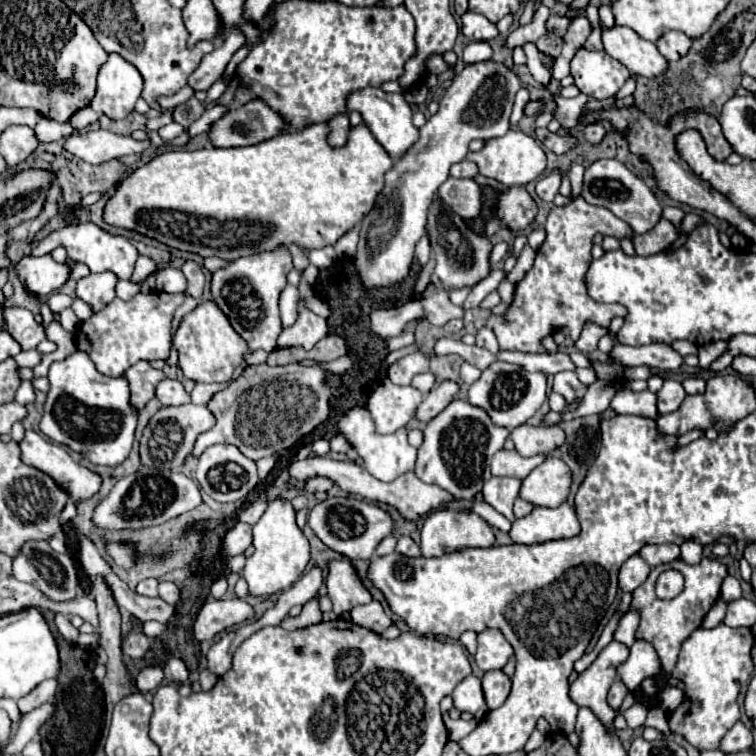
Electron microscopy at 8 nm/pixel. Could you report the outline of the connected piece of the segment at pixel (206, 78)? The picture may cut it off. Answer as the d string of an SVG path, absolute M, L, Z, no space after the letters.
M232 28L232 32L228 34L226 42L222 46L216 46L214 52L206 54L206 58L202 60L202 66L198 66L198 70L190 76L188 84L194 90L208 90L210 84L220 78L220 74L224 72L224 66L228 64L228 60L232 58L232 54L244 44L244 32L240 28Z

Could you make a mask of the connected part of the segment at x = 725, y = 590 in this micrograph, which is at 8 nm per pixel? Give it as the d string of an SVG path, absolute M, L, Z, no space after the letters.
M726 576L722 582L720 599L725 602L737 600L742 597L742 588L740 582L734 576Z

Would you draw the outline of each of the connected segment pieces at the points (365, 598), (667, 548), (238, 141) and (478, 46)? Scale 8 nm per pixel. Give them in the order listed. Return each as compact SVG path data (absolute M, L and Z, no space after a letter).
M330 560L326 576L328 596L334 604L334 614L342 616L346 608L372 602L372 594L362 584L356 568L350 560Z
M648 544L640 550L640 556L650 566L658 566L658 564L676 560L680 556L680 546L676 546L676 544Z
M252 98L250 102L246 102L244 106L236 108L236 110L228 110L226 114L222 114L208 132L208 138L212 142L212 146L216 148L236 148L236 146L254 146L260 142L266 142L278 134L286 132L286 120L284 116L280 116L274 108L268 106L266 100L262 98Z
M472 42L464 50L466 62L482 62L482 60L490 60L490 58L492 58L492 48L488 46L488 42Z

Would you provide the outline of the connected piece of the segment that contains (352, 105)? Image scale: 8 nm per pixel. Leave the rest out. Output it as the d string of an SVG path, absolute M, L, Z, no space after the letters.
M368 86L356 92L350 92L346 98L346 108L350 112L360 112L364 118L364 124L370 128L374 138L382 144L382 148L388 152L388 156L400 158L416 140L418 140L418 128L412 124L412 108L406 102L402 94L386 94L382 88Z

